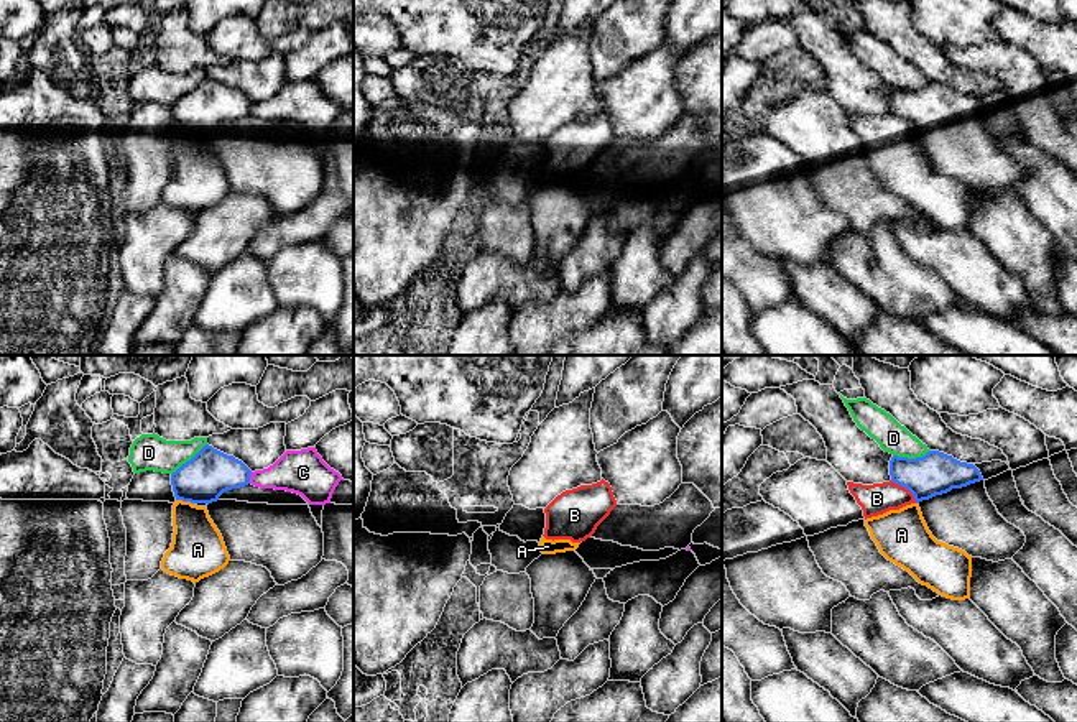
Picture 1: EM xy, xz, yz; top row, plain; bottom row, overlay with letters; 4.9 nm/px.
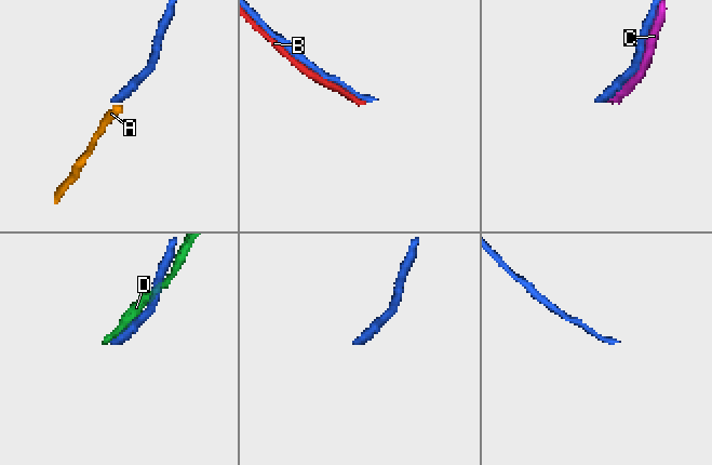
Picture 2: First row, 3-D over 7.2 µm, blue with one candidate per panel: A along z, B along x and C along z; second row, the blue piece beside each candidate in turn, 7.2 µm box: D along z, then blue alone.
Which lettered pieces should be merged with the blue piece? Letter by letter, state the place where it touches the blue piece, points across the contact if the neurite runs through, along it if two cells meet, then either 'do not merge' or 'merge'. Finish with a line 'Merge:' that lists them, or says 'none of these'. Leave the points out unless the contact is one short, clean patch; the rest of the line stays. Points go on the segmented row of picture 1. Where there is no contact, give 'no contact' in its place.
A: meets blue in xy at (184, 500); border along xy (178, 499), (191, 504); do not merge
B: meets blue in yz at (905, 487); do not merge
C: meets blue in xy at (249, 477); do not merge
D: meets blue in yz at (911, 459); do not merge
Merge: none of these

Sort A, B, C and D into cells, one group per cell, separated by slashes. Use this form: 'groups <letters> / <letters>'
groups A B / C / D

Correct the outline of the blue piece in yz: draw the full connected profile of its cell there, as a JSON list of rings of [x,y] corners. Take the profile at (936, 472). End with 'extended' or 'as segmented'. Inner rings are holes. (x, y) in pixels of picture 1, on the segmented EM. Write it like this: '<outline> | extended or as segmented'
[[[939,451],[916,459],[893,456],[890,475],[914,495],[937,541],[993,562],[1023,549],[1024,533],[998,513],[973,464]]] | extended

